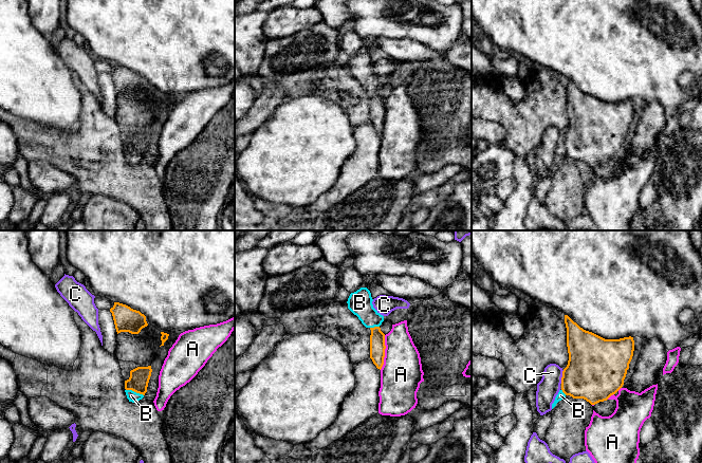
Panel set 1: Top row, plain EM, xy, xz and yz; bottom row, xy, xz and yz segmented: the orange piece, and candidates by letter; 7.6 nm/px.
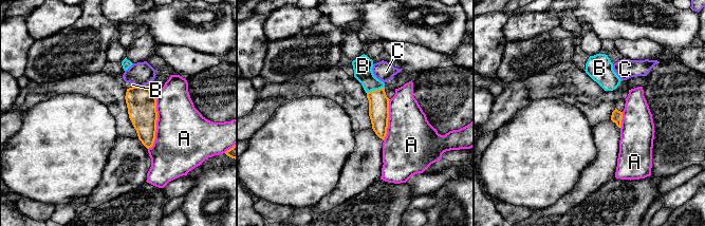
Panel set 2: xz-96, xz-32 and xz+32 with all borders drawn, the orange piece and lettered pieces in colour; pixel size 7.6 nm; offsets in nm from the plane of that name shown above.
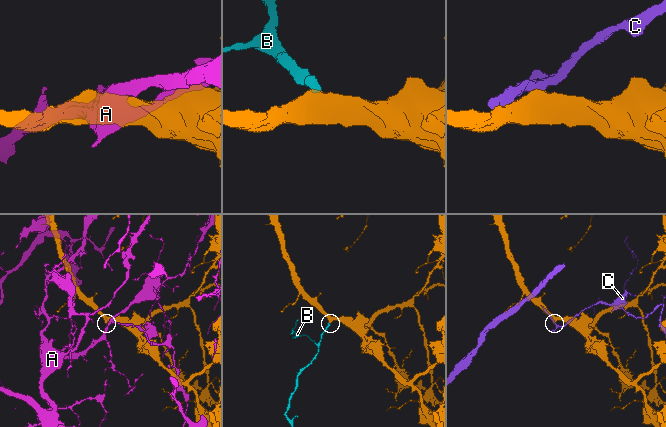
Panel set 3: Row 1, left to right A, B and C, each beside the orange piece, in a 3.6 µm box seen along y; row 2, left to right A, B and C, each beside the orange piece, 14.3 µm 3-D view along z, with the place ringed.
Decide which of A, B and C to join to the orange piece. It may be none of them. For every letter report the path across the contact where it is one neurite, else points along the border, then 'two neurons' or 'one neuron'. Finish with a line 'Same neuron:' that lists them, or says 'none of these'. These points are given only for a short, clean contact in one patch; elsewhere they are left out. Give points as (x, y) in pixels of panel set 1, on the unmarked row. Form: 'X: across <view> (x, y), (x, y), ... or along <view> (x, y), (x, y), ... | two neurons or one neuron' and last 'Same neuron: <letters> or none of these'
A: two neurons
B: across xy (139, 143), (134, 154), (131, 159) | one neuron
C: two neurons
Same neuron: B

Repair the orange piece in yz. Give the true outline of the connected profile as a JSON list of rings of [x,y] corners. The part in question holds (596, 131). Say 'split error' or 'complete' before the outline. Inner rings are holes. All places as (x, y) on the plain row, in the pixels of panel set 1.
split error | [[[565,78],[567,91],[567,110],[569,124],[562,134],[561,152],[552,167],[552,172],[567,159],[573,162],[584,162],[591,168],[607,164],[624,148],[624,143],[633,119],[633,100],[605,103],[592,95],[586,94]]]

